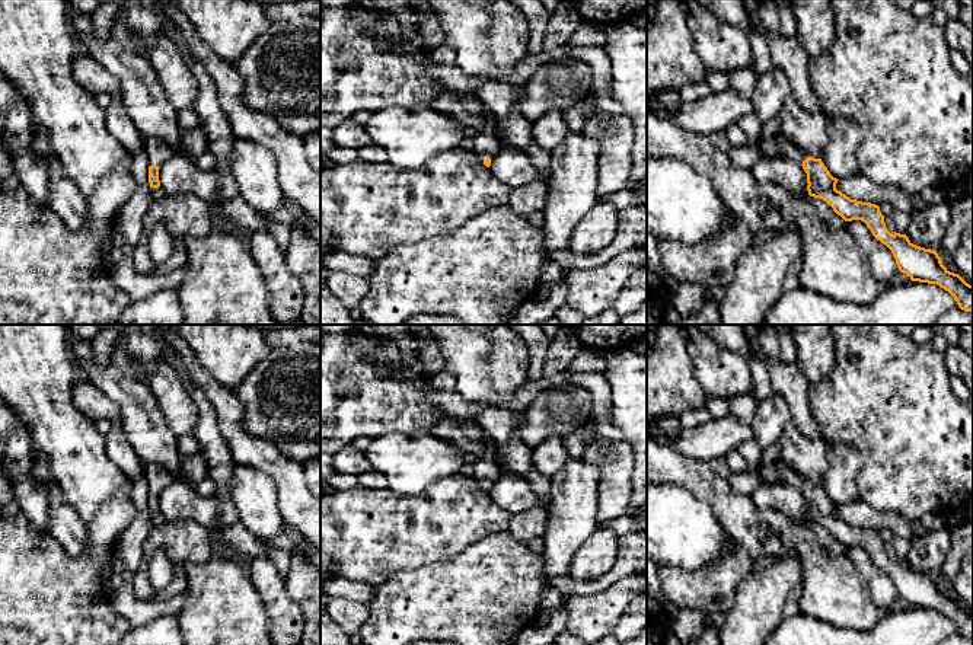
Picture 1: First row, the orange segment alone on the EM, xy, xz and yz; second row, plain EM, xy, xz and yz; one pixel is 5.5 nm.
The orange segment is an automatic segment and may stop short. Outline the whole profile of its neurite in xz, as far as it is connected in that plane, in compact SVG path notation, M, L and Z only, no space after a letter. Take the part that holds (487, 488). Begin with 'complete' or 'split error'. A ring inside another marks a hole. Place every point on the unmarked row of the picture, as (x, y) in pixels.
split error | M485 432L485 441L475 448L476 459L473 462L473 478L484 486L486 494L491 492L491 485L500 478L500 470L495 463L495 443Z

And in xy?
split error | M153 463L144 464L144 475L149 483L150 514L159 514L159 495L165 488L168 488L175 480L175 478L166 469Z

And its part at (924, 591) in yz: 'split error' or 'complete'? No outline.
split error

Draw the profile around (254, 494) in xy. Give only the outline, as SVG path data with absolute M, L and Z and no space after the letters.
M236 466L230 482L230 499L239 520L258 539L269 540L285 526L278 510L275 483L262 472Z

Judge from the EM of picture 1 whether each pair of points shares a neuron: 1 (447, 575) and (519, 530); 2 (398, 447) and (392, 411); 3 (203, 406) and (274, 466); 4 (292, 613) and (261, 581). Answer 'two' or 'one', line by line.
1: two
2: two
3: two
4: one

